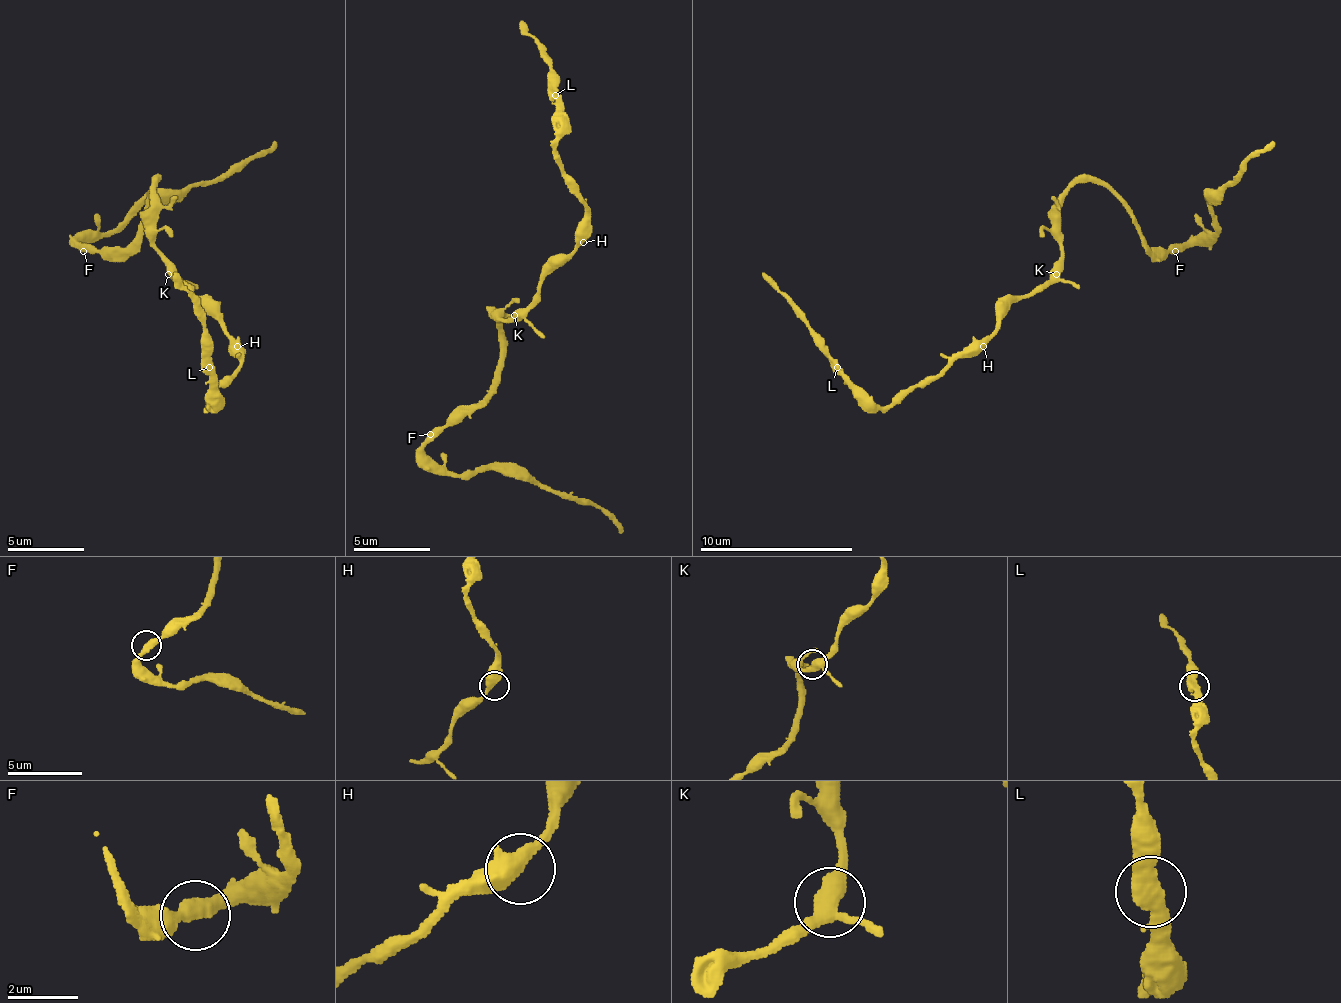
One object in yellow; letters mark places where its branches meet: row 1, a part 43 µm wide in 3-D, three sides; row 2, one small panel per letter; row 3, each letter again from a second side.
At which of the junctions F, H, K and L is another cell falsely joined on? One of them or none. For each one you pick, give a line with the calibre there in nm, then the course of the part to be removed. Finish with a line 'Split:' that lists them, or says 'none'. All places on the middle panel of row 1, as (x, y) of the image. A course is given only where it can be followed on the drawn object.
Split: none

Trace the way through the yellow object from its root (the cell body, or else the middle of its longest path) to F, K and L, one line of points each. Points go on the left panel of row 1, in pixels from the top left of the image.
F: (156, 228), (156, 182), (149, 216), (141, 231), (126, 247), (83, 251)
K: (156, 228), (156, 251), (168, 274)
L: (156, 228), (160, 258), (206, 304), (210, 316), (233, 339), (241, 362), (210, 396), (210, 408), (210, 366)

